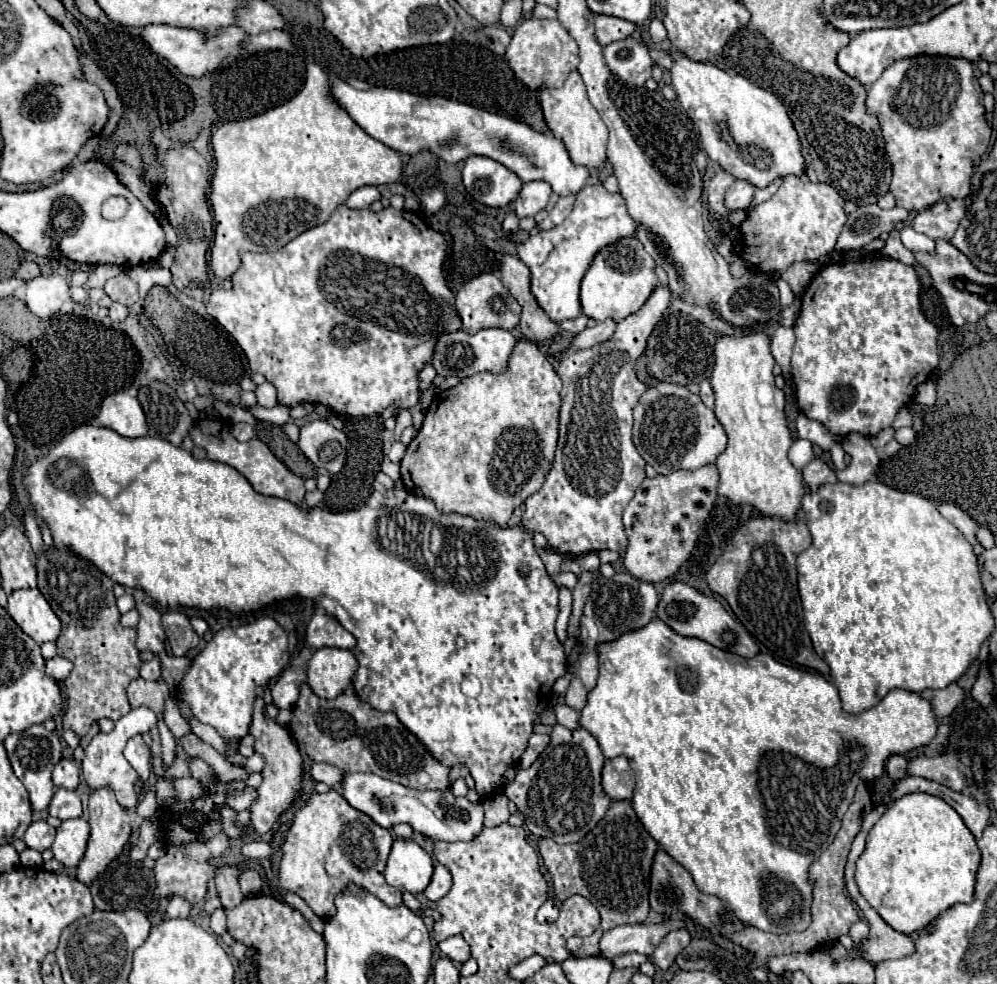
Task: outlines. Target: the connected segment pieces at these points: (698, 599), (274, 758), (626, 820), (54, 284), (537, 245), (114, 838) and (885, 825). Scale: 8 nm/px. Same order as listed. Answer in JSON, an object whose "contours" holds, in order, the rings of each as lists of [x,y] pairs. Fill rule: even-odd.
{"contours":[[[[670,583],[664,593],[662,599],[658,603],[658,617],[668,623],[674,631],[678,631],[680,635],[686,637],[698,637],[714,647],[722,647],[724,651],[736,653],[736,655],[756,655],[758,653],[758,645],[754,643],[754,639],[750,637],[750,633],[744,629],[744,625],[732,617],[724,605],[720,601],[716,601],[714,597],[706,597],[704,593],[696,591],[694,587],[686,585],[686,583]]],[[[256,699],[256,705],[254,705],[254,717],[252,717],[252,727],[250,727],[250,733],[256,737],[256,743],[254,743],[254,749],[256,753],[264,755],[266,759],[266,767],[262,771],[264,775],[264,781],[262,785],[258,787],[258,801],[252,805],[252,827],[258,835],[264,835],[266,831],[272,829],[272,825],[278,821],[278,817],[300,797],[300,791],[302,791],[302,755],[300,755],[300,749],[292,737],[290,731],[284,731],[278,723],[274,723],[266,713],[264,709],[264,699]]],[[[614,801],[604,819],[578,843],[560,845],[552,839],[540,839],[538,851],[552,877],[554,895],[566,901],[572,895],[588,897],[600,913],[600,927],[590,937],[570,937],[566,949],[574,957],[598,957],[600,937],[628,923],[642,923],[648,917],[648,891],[650,891],[650,867],[658,843],[638,821],[634,809],[626,801]]],[[[62,275],[36,277],[26,283],[26,305],[38,317],[50,317],[70,301],[70,287]]],[[[584,185],[576,195],[570,215],[558,227],[530,235],[516,247],[518,257],[532,273],[532,293],[550,319],[564,321],[582,315],[580,281],[596,253],[622,237],[634,237],[636,225],[638,223],[628,215],[624,197],[620,193],[608,193],[602,185]]],[[[100,787],[96,791],[90,791],[90,801],[88,801],[88,811],[90,811],[90,839],[88,839],[88,849],[80,865],[76,867],[76,879],[90,885],[106,867],[112,859],[116,859],[124,845],[128,843],[134,827],[138,825],[138,815],[134,809],[124,809],[118,801],[116,795],[110,787]]],[[[910,793],[896,799],[870,829],[866,847],[856,861],[856,883],[862,897],[892,929],[912,935],[926,929],[942,911],[950,909],[952,905],[974,901],[978,867],[980,849],[970,829],[962,823],[962,817],[940,797],[928,793]]]]}

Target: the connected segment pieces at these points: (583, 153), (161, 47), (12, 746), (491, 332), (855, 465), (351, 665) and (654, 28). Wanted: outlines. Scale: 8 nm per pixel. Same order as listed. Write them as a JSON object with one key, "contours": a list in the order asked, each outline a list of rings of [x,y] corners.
{"contours":[[[[570,71],[566,83],[558,89],[542,89],[540,93],[540,105],[544,111],[544,119],[550,127],[550,131],[566,143],[566,149],[576,165],[586,165],[592,171],[604,169],[606,161],[606,141],[608,141],[608,129],[602,123],[598,111],[594,111],[592,103],[588,101],[584,81],[578,71]]],[[[146,25],[142,29],[142,37],[150,45],[150,49],[156,55],[168,59],[180,73],[190,75],[190,77],[202,77],[202,75],[214,71],[224,57],[238,55],[244,35],[246,33],[240,27],[220,29],[212,37],[206,37],[202,31],[180,29],[180,27],[170,27],[170,25]]],[[[34,725],[18,735],[8,735],[4,741],[4,747],[8,751],[10,763],[14,767],[16,777],[24,783],[24,787],[30,793],[30,803],[34,811],[44,811],[54,795],[54,783],[52,783],[52,769],[62,759],[62,745],[54,731],[46,731],[44,725]]],[[[480,329],[474,335],[470,335],[466,331],[446,333],[438,339],[438,345],[436,345],[434,357],[432,357],[432,367],[436,369],[436,373],[440,373],[444,377],[448,377],[448,375],[472,377],[482,371],[504,373],[514,345],[516,345],[516,337],[512,335],[512,331],[506,331],[506,329]]],[[[850,433],[844,437],[844,451],[852,457],[850,465],[844,471],[836,471],[840,481],[848,483],[864,483],[870,479],[876,479],[874,471],[880,463],[880,457],[876,455],[876,449],[872,447],[870,439],[866,435]]],[[[322,647],[316,649],[308,663],[308,685],[322,699],[338,697],[350,683],[358,669],[352,651]]],[[[652,19],[652,23],[650,23],[650,37],[652,37],[654,43],[660,43],[660,41],[666,39],[667,32],[664,29],[662,19]]]]}

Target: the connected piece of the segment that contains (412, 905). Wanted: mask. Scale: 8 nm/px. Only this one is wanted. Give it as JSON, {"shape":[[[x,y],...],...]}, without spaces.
{"shape":[[[404,893],[404,905],[408,907],[408,909],[412,909],[414,913],[418,913],[418,915],[430,915],[430,917],[434,917],[434,909],[424,909],[422,907],[422,903],[412,895],[412,893]]]}

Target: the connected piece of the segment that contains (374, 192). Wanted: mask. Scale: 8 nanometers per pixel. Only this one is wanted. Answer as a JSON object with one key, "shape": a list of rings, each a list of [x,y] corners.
{"shape":[[[360,187],[348,197],[346,207],[350,207],[350,209],[368,209],[380,197],[382,195],[380,195],[380,191],[376,187]]]}

